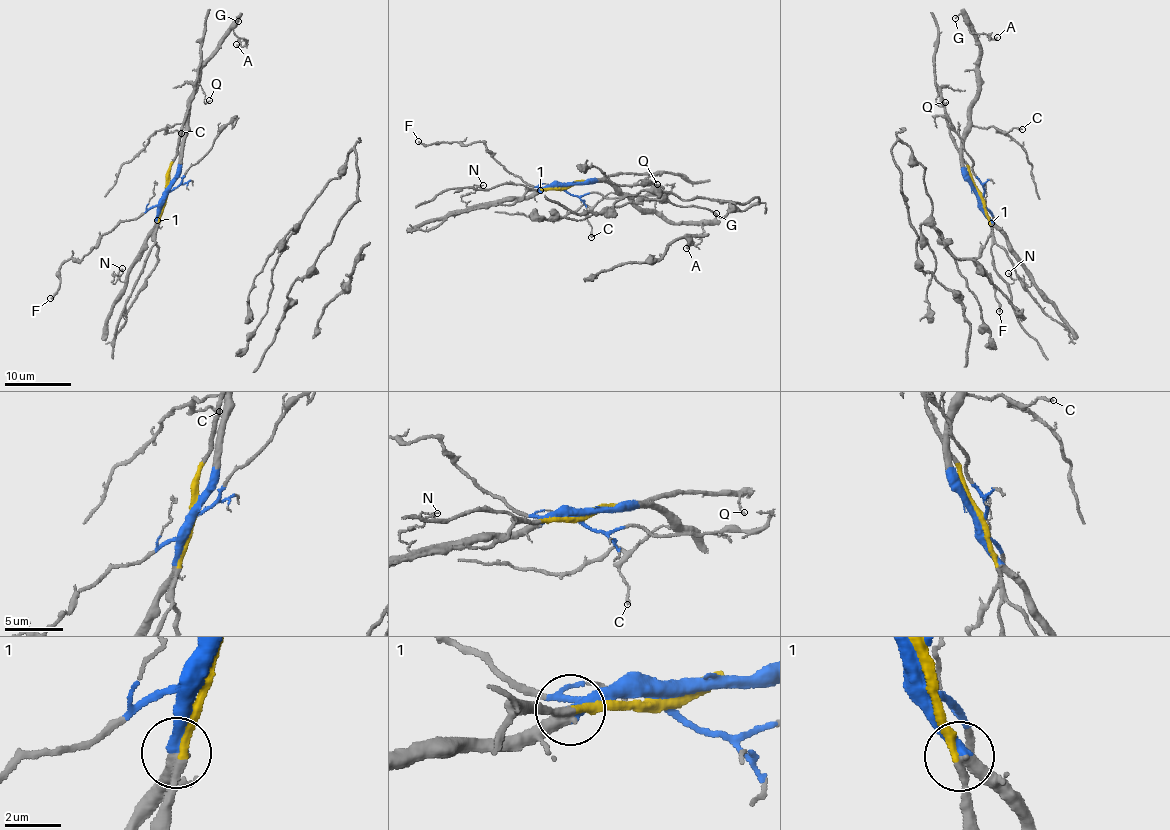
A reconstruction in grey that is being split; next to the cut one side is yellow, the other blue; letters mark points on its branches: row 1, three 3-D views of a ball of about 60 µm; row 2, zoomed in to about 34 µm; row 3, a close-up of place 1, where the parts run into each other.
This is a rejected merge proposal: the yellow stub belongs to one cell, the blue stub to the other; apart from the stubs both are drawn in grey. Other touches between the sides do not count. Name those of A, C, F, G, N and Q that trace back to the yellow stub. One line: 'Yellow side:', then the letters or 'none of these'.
Yellow side: Q

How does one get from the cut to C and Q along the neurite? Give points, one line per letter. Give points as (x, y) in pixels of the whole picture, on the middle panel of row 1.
C: (567, 186), (593, 181), (617, 187), (616, 193), (610, 192), (587, 214), (590, 237)
Q: (567, 186), (595, 182), (610, 174), (660, 173), (655, 176), (658, 185)

